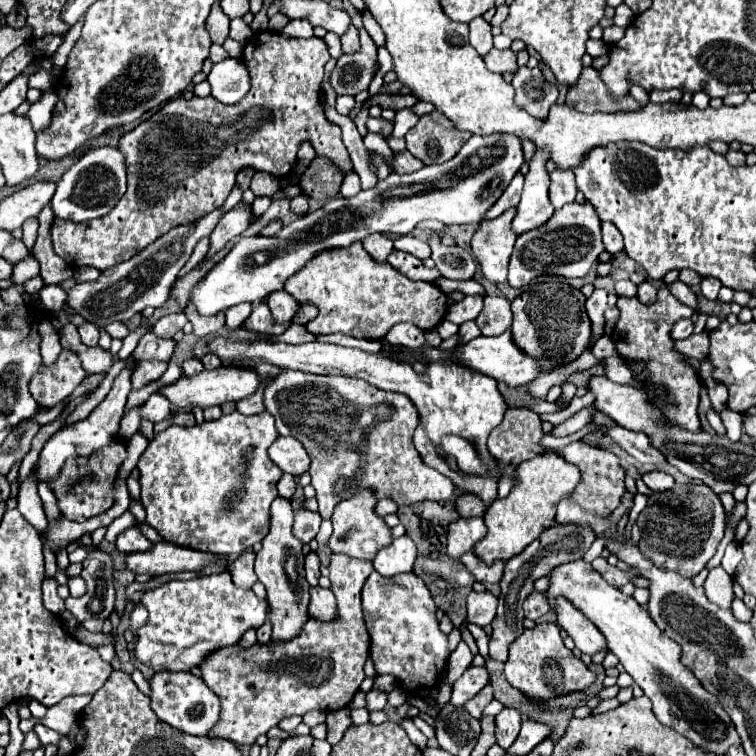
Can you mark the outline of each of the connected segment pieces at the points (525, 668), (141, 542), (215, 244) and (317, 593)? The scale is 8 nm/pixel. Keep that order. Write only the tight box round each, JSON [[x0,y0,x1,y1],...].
[[504,624,596,702],[116,526,152,554],[204,204,252,260],[310,586,338,622]]

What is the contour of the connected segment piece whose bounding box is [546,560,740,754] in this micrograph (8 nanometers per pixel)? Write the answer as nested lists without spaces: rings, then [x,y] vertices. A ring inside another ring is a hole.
[[[584,560],[568,562],[552,570],[550,588],[546,592],[550,606],[556,602],[556,596],[568,598],[590,622],[598,626],[608,642],[608,650],[618,656],[624,670],[650,698],[652,710],[662,724],[674,728],[696,746],[716,754],[724,754],[730,746],[740,744],[740,736],[730,716],[720,708],[716,696],[708,694],[692,672],[684,668],[680,660],[680,646],[660,632],[648,612],[632,596],[624,596],[618,588],[610,586]]]

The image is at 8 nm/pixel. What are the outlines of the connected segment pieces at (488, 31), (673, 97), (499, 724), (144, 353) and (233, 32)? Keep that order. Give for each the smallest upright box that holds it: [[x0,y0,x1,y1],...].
[[470,18,492,56],[650,90,682,104],[496,708,520,750],[136,332,176,360],[230,18,254,44]]

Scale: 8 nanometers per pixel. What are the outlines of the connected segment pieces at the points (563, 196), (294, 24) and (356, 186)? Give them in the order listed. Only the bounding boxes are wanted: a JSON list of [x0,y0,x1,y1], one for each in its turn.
[[550,168,576,210],[280,20,314,38],[340,172,361,198]]

